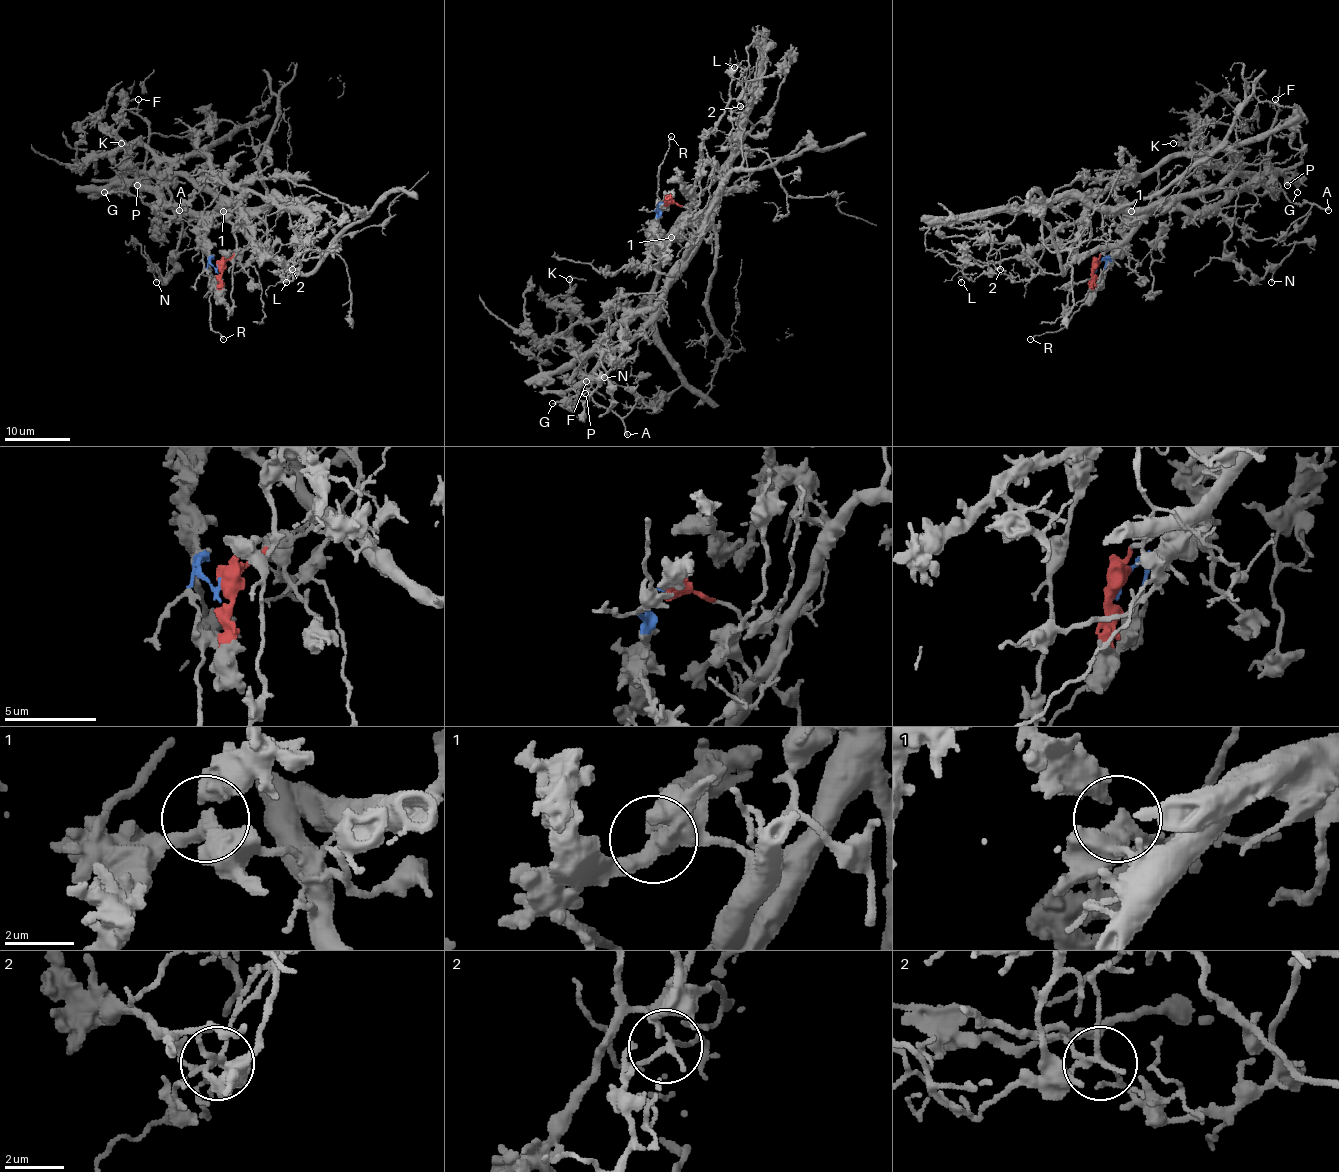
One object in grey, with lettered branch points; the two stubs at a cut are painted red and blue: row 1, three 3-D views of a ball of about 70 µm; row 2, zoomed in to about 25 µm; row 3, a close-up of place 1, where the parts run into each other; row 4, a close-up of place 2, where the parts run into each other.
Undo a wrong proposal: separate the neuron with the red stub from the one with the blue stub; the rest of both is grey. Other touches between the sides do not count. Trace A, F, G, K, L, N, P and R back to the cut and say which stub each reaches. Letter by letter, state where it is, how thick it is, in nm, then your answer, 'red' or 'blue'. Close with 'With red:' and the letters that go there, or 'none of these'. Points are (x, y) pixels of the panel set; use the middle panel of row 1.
A: at (627, 434); 260 nm thick; red
F: at (586, 381); 200 nm thick; red
G: at (552, 403); 240 nm thick; red
K: at (569, 279); 150 nm thick; blue
L: at (734, 67); 100 nm thick; red
N: at (604, 377); 200 nm thick; red
P: at (585, 393); 240 nm thick; red
R: at (671, 136); 150 nm thick; blue
With red: A, F, G, L, N, P

